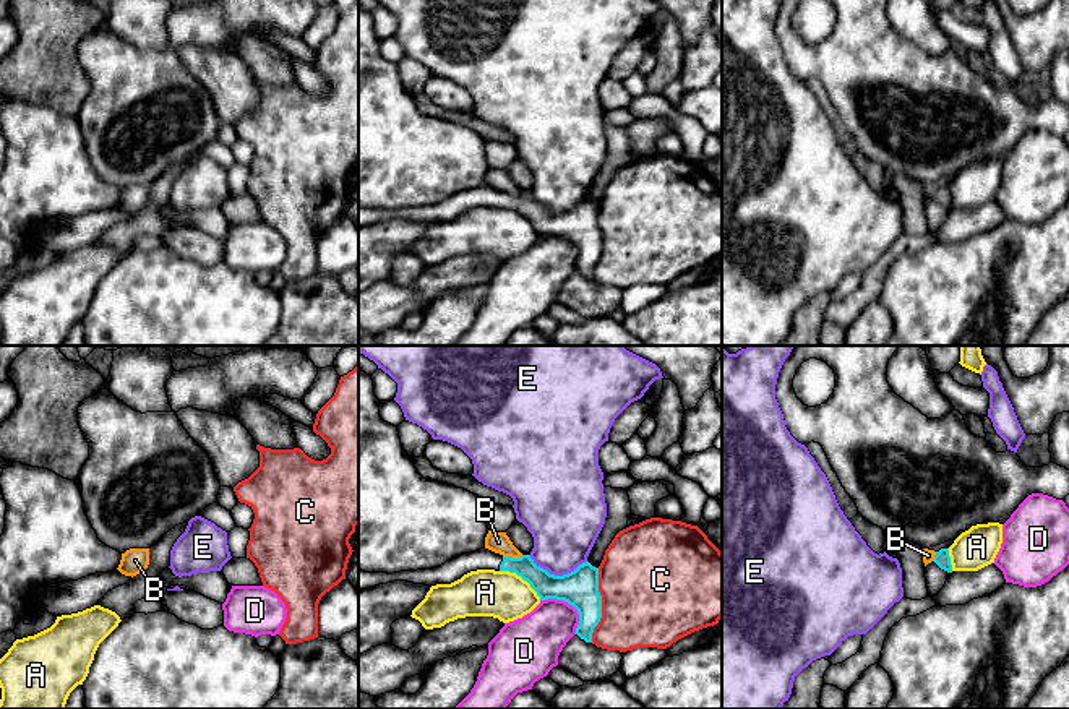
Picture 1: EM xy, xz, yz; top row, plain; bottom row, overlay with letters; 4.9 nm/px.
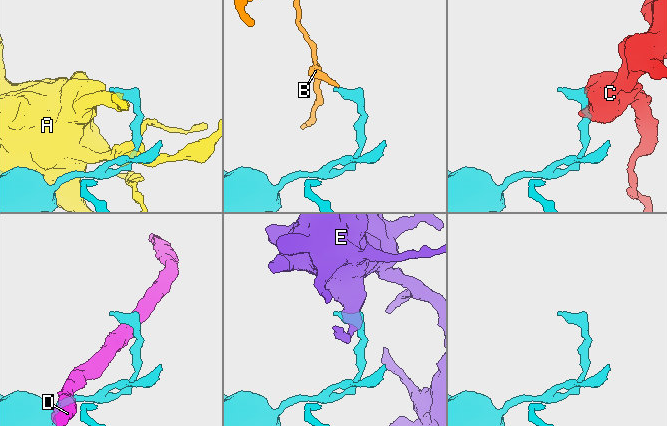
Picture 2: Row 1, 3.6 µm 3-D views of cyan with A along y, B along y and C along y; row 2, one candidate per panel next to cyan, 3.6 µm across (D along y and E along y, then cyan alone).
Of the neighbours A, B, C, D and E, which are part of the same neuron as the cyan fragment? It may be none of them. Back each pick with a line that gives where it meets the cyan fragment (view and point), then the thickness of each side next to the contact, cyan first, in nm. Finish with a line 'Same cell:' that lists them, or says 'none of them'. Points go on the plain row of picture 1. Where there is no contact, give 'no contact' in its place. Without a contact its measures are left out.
Same cell: none of them

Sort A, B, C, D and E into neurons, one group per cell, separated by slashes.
A / B / C / D / E

